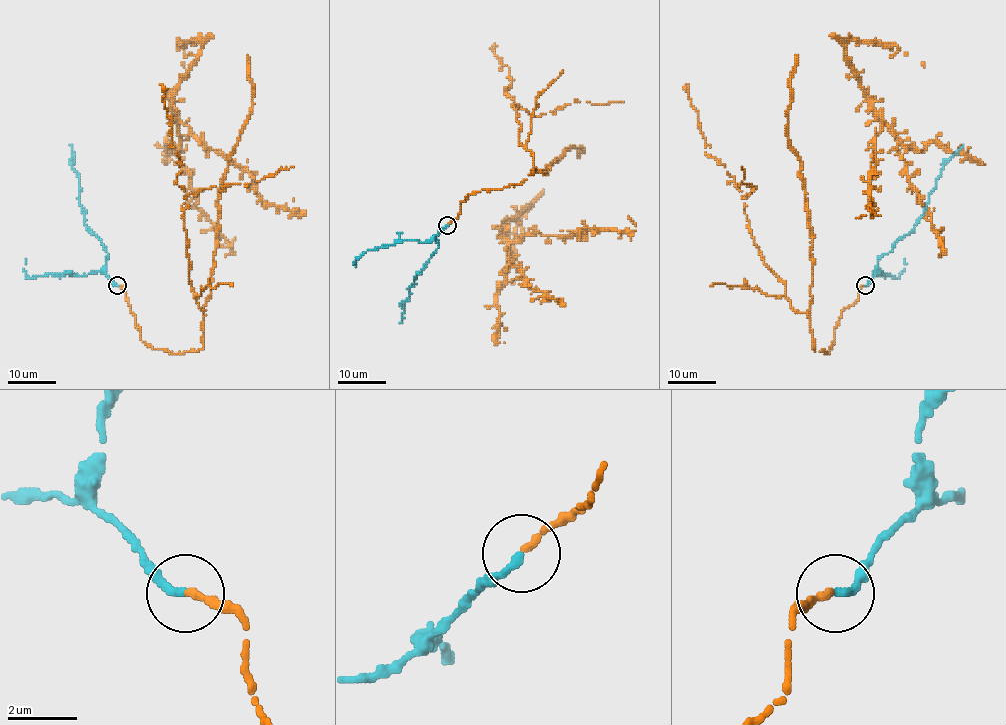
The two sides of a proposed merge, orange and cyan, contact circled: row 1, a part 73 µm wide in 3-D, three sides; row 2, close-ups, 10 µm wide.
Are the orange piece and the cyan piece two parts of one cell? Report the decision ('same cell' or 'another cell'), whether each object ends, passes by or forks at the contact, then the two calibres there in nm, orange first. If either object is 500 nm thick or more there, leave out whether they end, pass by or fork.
same cell | orange ends | cyan ends | 220/240 nm

